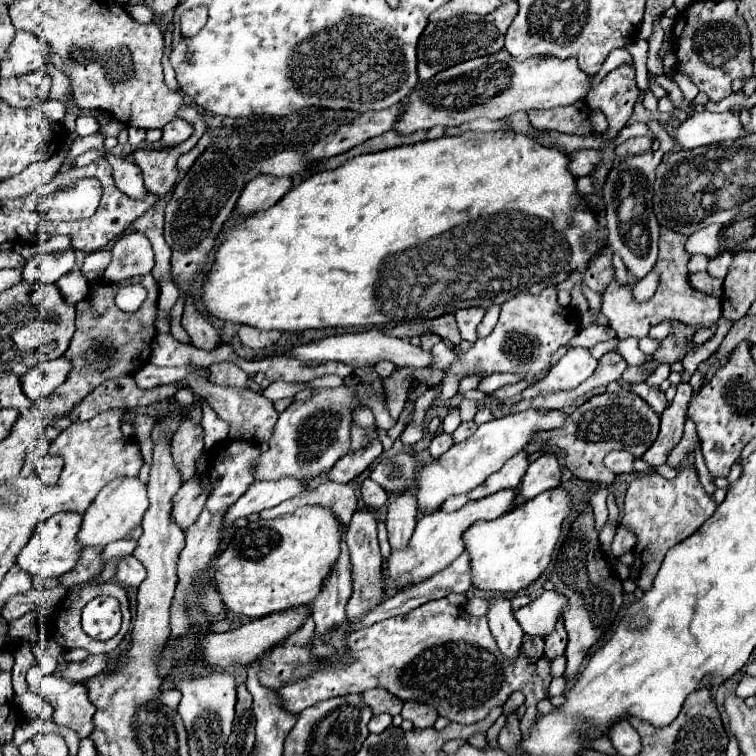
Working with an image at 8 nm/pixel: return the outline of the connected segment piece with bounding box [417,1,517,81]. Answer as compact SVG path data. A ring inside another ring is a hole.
M511 1L501 5L497 11L489 15L463 15L445 23L429 23L417 45L419 79L427 81L435 73L441 73L443 69L449 69L451 65L457 65L461 61L497 53L503 47L503 37L515 15L517 15L517 1Z

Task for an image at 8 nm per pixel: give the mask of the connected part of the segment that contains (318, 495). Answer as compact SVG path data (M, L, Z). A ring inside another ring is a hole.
M329 481L329 483L323 483L311 491L309 489L301 491L299 495L279 503L277 507L261 511L261 517L263 519L283 517L285 513L293 513L293 509L299 509L303 505L327 505L337 513L337 517L341 519L343 525L349 525L353 513L357 511L357 497L349 485Z

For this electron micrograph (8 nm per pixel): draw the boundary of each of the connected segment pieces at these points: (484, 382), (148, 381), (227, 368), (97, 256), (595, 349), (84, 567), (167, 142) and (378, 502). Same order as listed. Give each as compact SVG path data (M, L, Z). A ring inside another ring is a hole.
M495 373L487 377L483 377L477 389L479 389L479 391L489 393L489 391L495 391L495 389L499 389L499 387L507 385L507 383L517 383L517 381L521 380L521 375L511 373Z
M145 365L139 369L137 375L137 385L141 389L153 389L157 385L167 385L167 383L179 383L187 377L189 369L187 367L155 367L155 365Z
M213 363L209 379L222 386L245 387L248 375L233 363Z
M95 251L95 253L91 253L91 255L85 257L81 273L85 275L87 281L99 279L103 275L105 267L109 265L109 261L111 261L111 253L109 251Z
M617 338L600 342L589 349L591 355L600 359L605 353L615 350L617 347Z
M83 549L79 565L61 577L63 587L89 583L103 571L103 549Z
M175 119L175 121L171 121L171 123L167 123L163 127L161 143L165 147L177 147L183 141L187 141L191 135L193 135L193 125L187 123L187 121L183 121L183 119Z
M365 479L363 481L363 485L361 485L361 497L363 497L363 503L369 509L379 509L387 501L385 489L381 485L377 485L373 479Z

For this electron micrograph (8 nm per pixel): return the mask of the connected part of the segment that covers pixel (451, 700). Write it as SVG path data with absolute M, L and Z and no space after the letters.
M447 599L423 603L407 615L389 617L353 631L345 643L349 661L345 667L335 667L325 659L327 667L323 671L277 691L287 711L301 713L317 701L335 695L383 687L403 701L413 699L433 705L449 721L475 723L485 719L493 707L501 707L513 691L523 691L527 713L521 719L521 733L527 739L535 727L537 703L549 699L543 679L535 671L535 663L523 651L515 661L507 661L487 627L487 617L469 617L465 609L453 607Z

